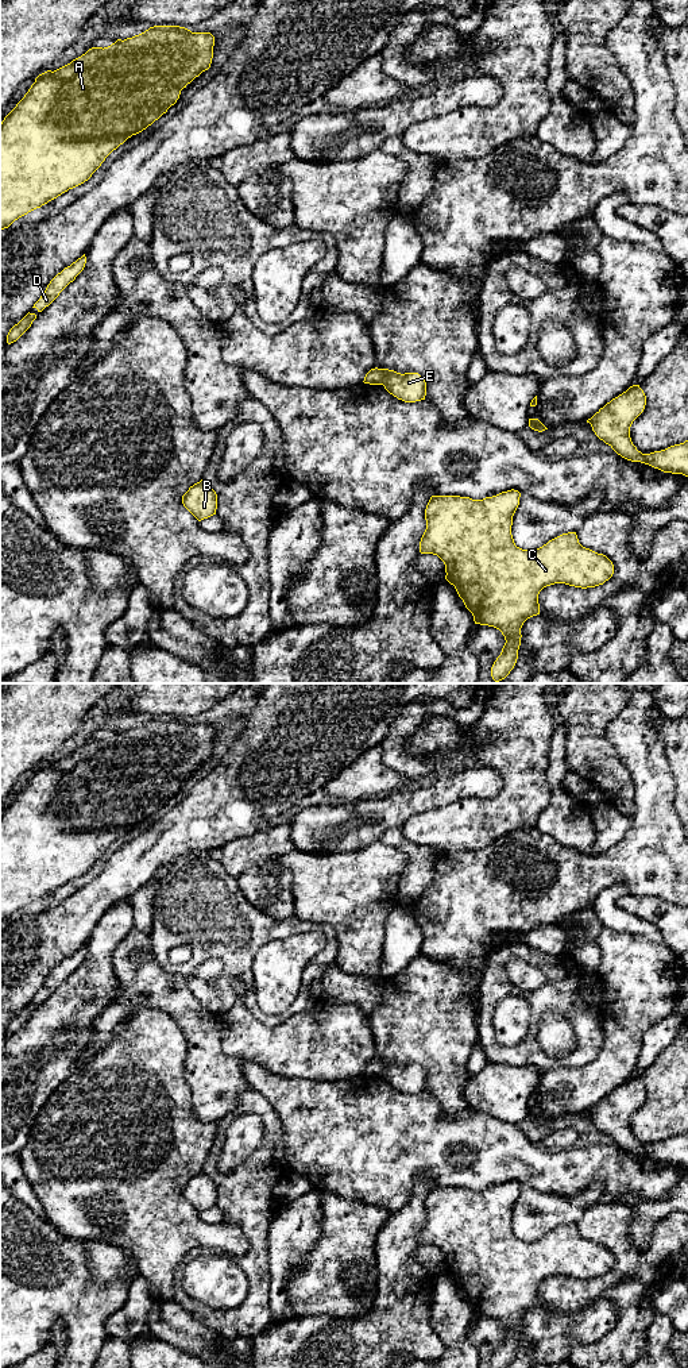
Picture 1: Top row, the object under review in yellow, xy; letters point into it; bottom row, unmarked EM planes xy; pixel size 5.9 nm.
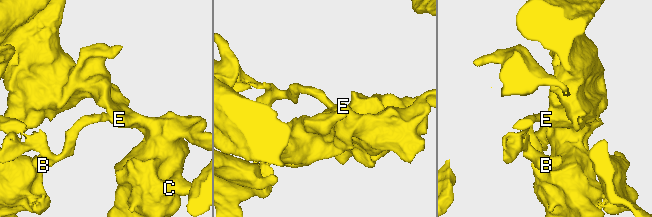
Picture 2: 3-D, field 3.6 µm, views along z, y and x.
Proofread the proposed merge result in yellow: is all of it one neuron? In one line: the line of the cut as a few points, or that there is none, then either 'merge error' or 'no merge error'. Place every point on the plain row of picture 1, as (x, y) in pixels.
xy (379, 1060), (383, 1075) | merge error

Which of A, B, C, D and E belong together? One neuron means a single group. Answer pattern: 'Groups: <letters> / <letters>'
Groups: A C E / B D

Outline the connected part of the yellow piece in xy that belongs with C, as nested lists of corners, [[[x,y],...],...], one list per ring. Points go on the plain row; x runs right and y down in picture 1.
[[[514,1180],[483,1191],[432,1187],[425,1201],[426,1221],[420,1233],[421,1245],[437,1246],[444,1253],[445,1271],[455,1278],[465,1299],[472,1305],[475,1315],[494,1318],[505,1327],[506,1334],[491,1359],[491,1368],[507,1368],[514,1360],[521,1337],[521,1319],[527,1310],[540,1306],[538,1286],[544,1279],[554,1275],[581,1280],[595,1279],[603,1276],[614,1265],[612,1253],[606,1246],[583,1238],[576,1224],[563,1225],[537,1241],[517,1238],[511,1226],[511,1217],[519,1188],[521,1184]]]

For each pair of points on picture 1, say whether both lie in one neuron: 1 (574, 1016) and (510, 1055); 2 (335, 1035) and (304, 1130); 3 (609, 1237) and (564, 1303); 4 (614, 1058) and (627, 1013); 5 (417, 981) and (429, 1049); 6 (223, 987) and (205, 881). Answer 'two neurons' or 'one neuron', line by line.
1: one neuron
2: two neurons
3: one neuron
4: one neuron
5: one neuron
6: one neuron

